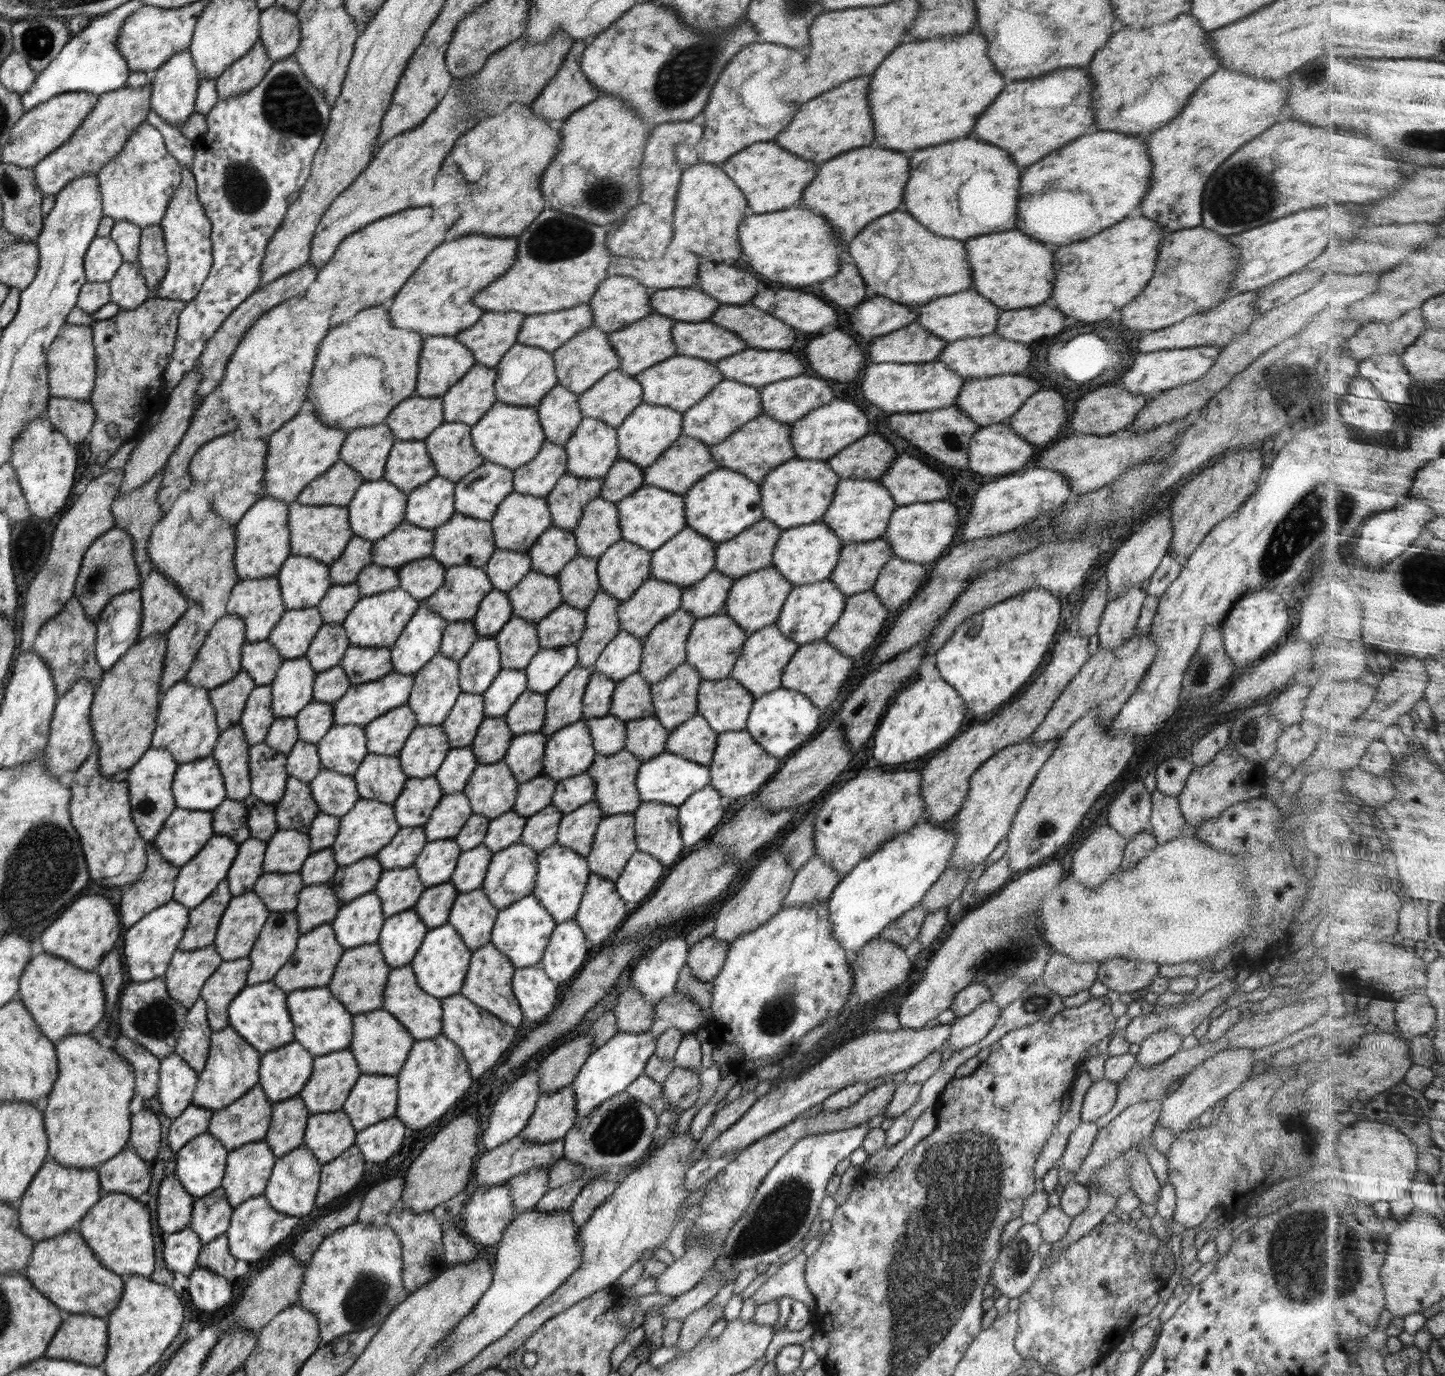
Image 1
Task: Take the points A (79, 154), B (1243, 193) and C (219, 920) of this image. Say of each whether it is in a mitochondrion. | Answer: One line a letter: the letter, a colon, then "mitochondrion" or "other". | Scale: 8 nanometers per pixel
A: other
B: mitochondrion
C: other

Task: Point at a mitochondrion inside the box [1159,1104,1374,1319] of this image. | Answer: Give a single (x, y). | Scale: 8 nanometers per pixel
(1294, 1256)

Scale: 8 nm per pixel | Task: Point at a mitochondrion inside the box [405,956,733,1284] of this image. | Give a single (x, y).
(622, 1126)

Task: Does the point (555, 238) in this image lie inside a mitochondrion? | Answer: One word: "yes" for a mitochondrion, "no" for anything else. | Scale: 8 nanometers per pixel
yes

